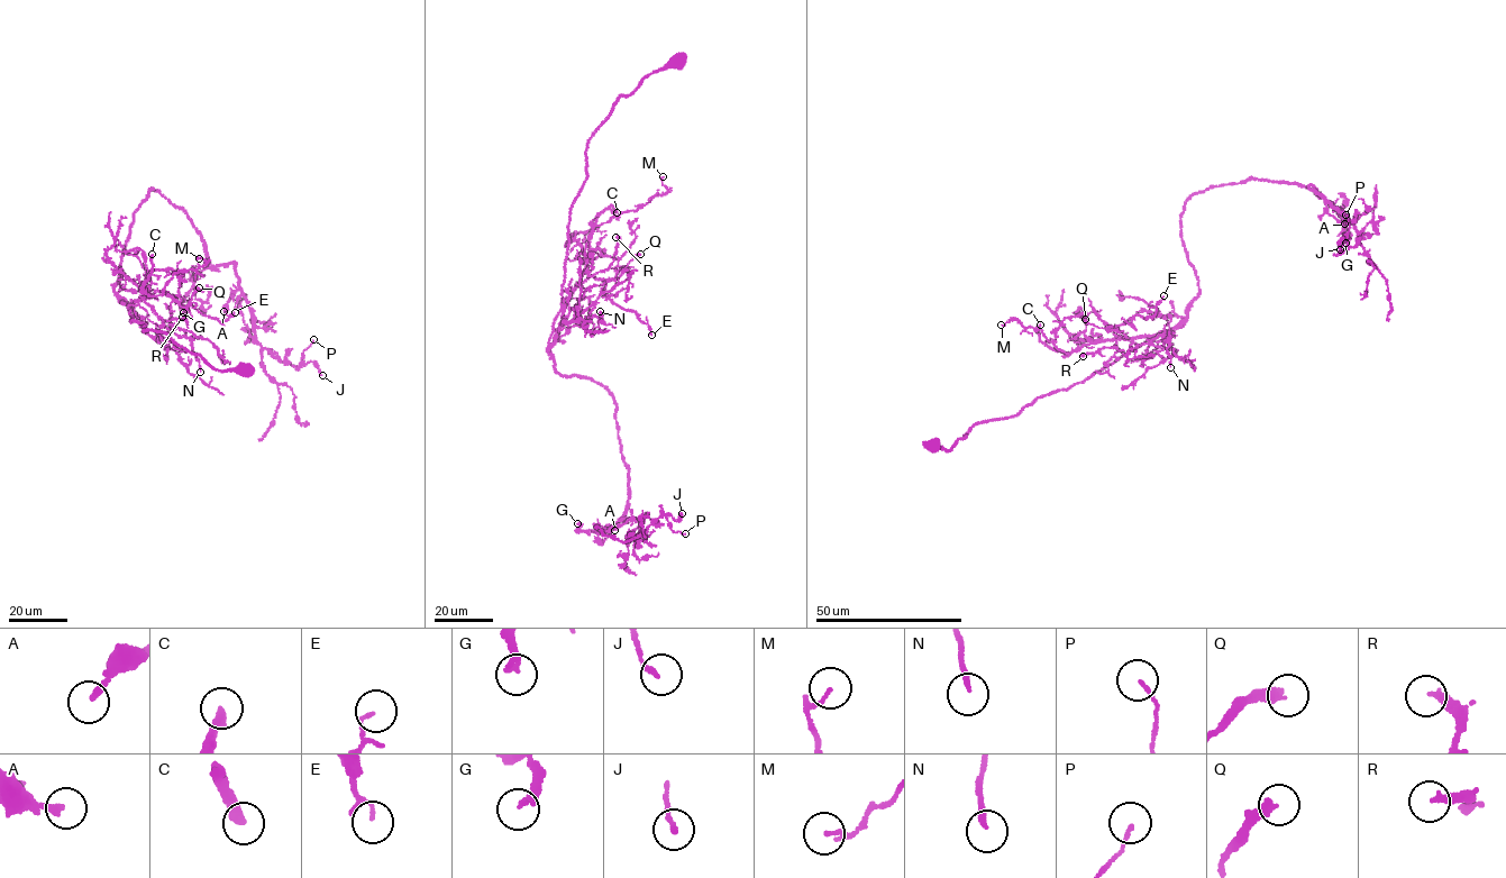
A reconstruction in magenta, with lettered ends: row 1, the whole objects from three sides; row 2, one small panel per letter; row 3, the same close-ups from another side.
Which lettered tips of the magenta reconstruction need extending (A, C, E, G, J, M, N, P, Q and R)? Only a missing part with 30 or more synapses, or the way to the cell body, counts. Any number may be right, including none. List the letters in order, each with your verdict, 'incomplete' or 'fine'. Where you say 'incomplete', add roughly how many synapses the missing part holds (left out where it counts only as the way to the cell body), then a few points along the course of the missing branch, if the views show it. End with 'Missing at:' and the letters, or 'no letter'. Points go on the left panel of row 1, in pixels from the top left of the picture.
A: fine
C: fine
E: fine
G: fine
J: fine
M: fine
N: fine
P: fine
Q: fine
R: fine
Missing at: no letter

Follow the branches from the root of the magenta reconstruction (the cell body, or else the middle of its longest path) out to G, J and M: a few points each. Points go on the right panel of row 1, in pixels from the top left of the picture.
G: (932, 445), (1183, 326), (1194, 194), (1301, 183), (1339, 211), (1345, 243)
J: (932, 445), (1183, 326), (1198, 279), (1180, 218), (1197, 192), (1312, 185), (1357, 234), (1340, 249)
M: (932, 445), (948, 451), (971, 427), (1084, 381), (1150, 337), (1068, 354), (1040, 329), (1001, 325)

